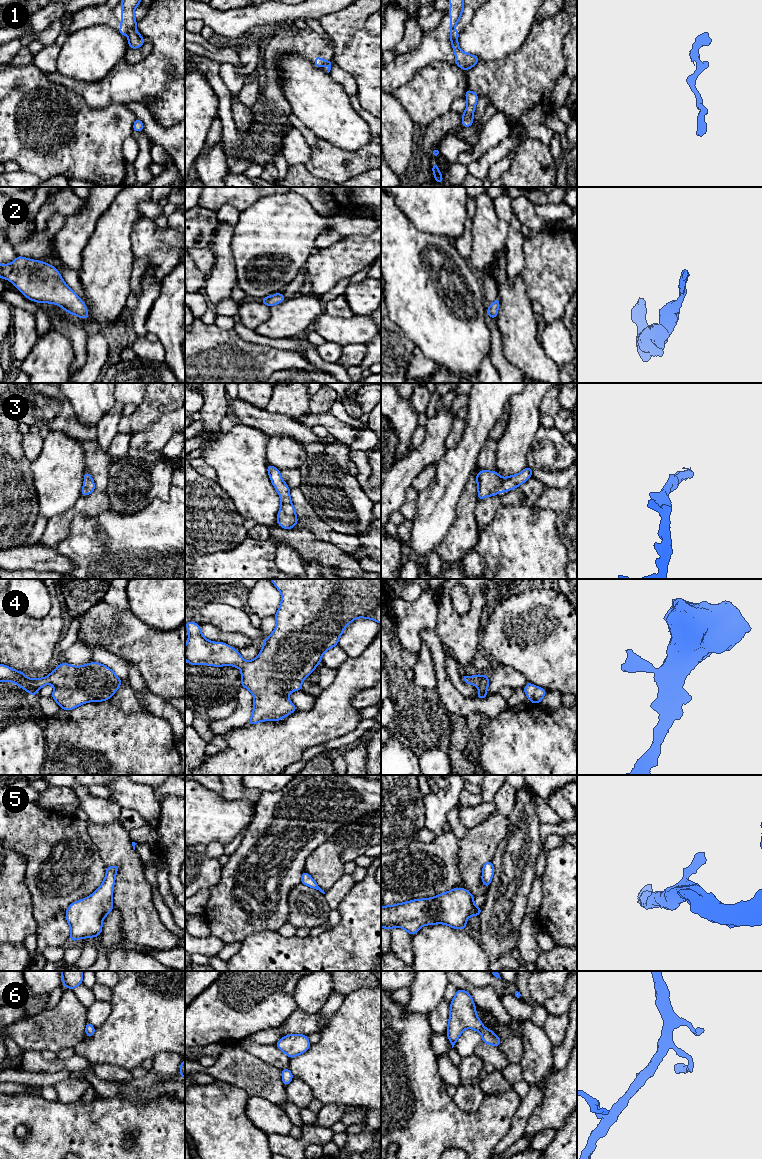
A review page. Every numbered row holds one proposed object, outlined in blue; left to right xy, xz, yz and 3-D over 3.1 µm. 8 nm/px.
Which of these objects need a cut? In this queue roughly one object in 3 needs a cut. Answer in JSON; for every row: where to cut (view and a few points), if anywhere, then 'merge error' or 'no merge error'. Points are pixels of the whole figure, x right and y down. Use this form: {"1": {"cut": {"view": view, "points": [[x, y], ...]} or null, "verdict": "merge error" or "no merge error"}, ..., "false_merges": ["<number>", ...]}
{"1": {"cut": {"view": "xy", "points": [[135, 27], [126, 33]]}, "verdict": "merge error"}, "2": {"cut": null, "verdict": "no merge error"}, "3": {"cut": null, "verdict": "no merge error"}, "4": {"cut": null, "verdict": "no merge error"}, "5": {"cut": null, "verdict": "no merge error"}, "6": {"cut": null, "verdict": "no merge error"}, "false_merges": ["1"]}

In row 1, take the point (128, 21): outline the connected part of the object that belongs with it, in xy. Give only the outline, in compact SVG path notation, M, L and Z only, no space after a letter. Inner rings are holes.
M121 0L121 26L118 32L126 35L131 29L136 28L135 8L141 4L141 0Z

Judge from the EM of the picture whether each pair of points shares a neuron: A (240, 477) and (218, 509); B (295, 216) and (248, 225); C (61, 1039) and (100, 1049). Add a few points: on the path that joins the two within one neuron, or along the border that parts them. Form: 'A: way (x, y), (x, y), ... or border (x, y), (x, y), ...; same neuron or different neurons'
A: border (216, 480), (218, 485), (231, 499), (240, 515); different neurons
B: way (283, 225), (260, 225); same neuron
C: border (82, 1040), (73, 1048); different neurons

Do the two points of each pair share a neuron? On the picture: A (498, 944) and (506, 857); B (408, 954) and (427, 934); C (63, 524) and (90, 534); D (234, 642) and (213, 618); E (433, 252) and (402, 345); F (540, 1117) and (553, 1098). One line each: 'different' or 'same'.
A: same
B: different
C: different
D: different
E: different
F: same

